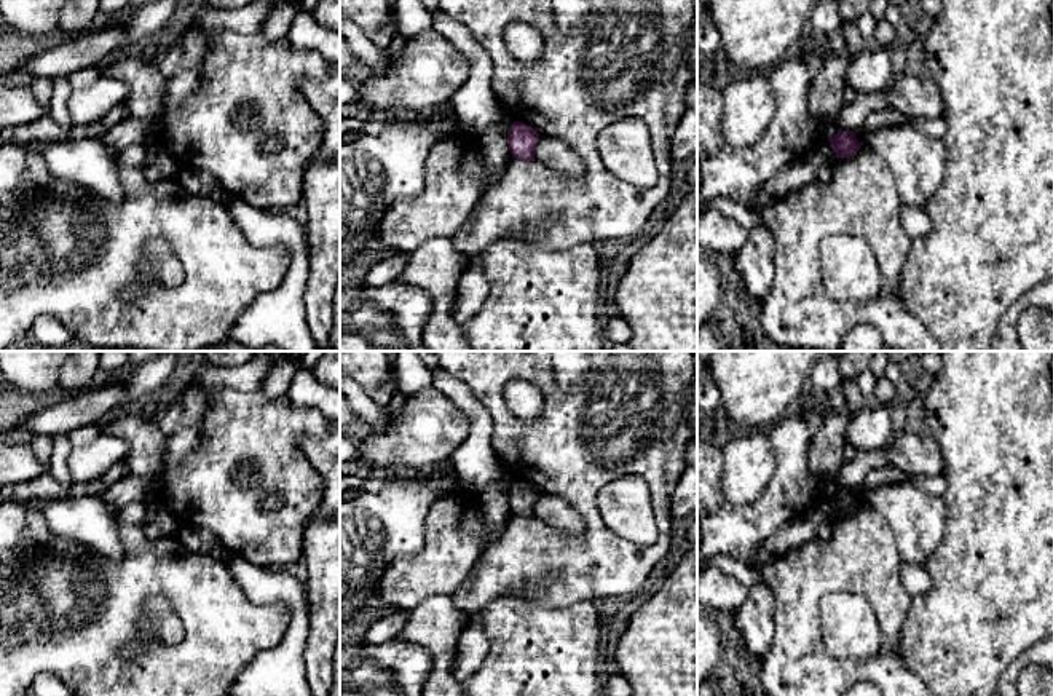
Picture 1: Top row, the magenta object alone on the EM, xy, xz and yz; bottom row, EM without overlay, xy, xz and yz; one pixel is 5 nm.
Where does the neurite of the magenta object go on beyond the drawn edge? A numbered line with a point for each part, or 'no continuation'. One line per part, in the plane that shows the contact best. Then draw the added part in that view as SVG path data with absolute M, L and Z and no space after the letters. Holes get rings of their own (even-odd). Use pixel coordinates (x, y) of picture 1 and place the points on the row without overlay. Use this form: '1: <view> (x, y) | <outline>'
no continuation

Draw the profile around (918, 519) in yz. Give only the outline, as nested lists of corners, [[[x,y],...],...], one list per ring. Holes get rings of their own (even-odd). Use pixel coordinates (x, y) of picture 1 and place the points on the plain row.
[[[909,480],[868,490],[863,501],[892,527],[901,560],[922,565],[945,538],[946,503]]]

